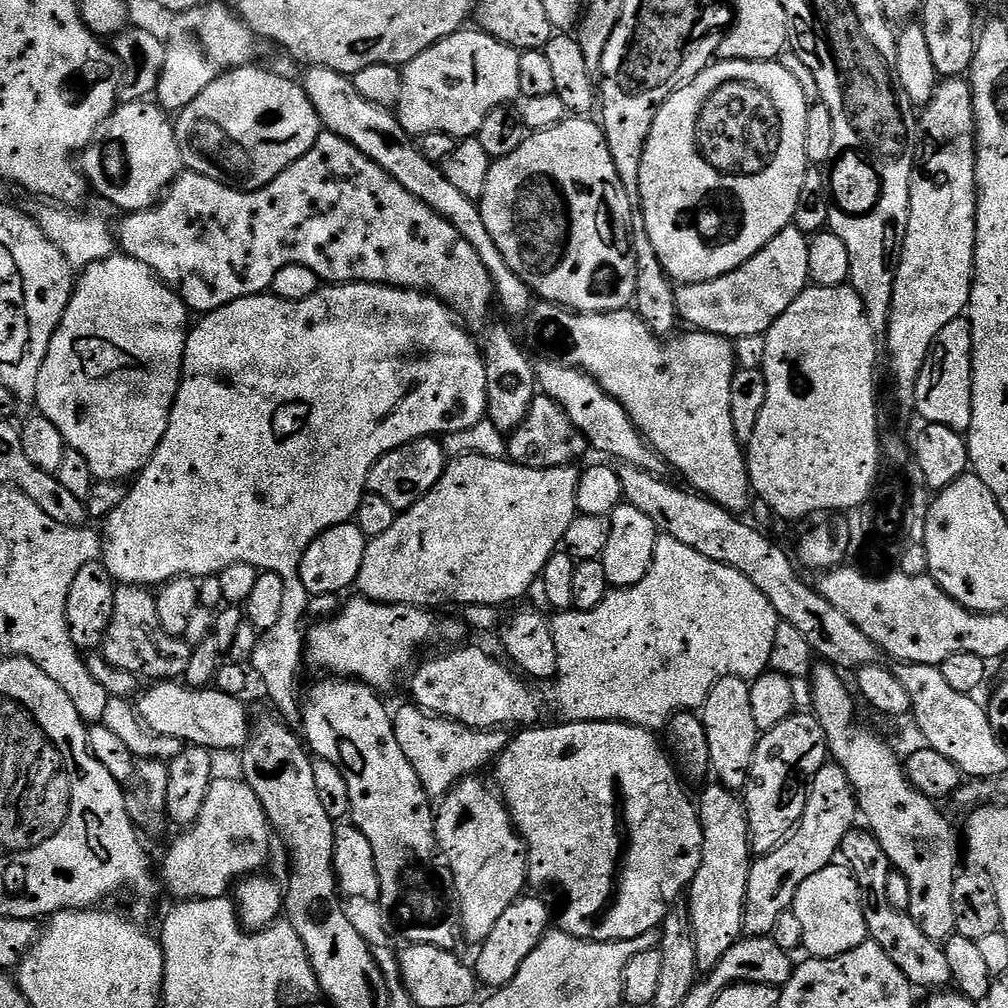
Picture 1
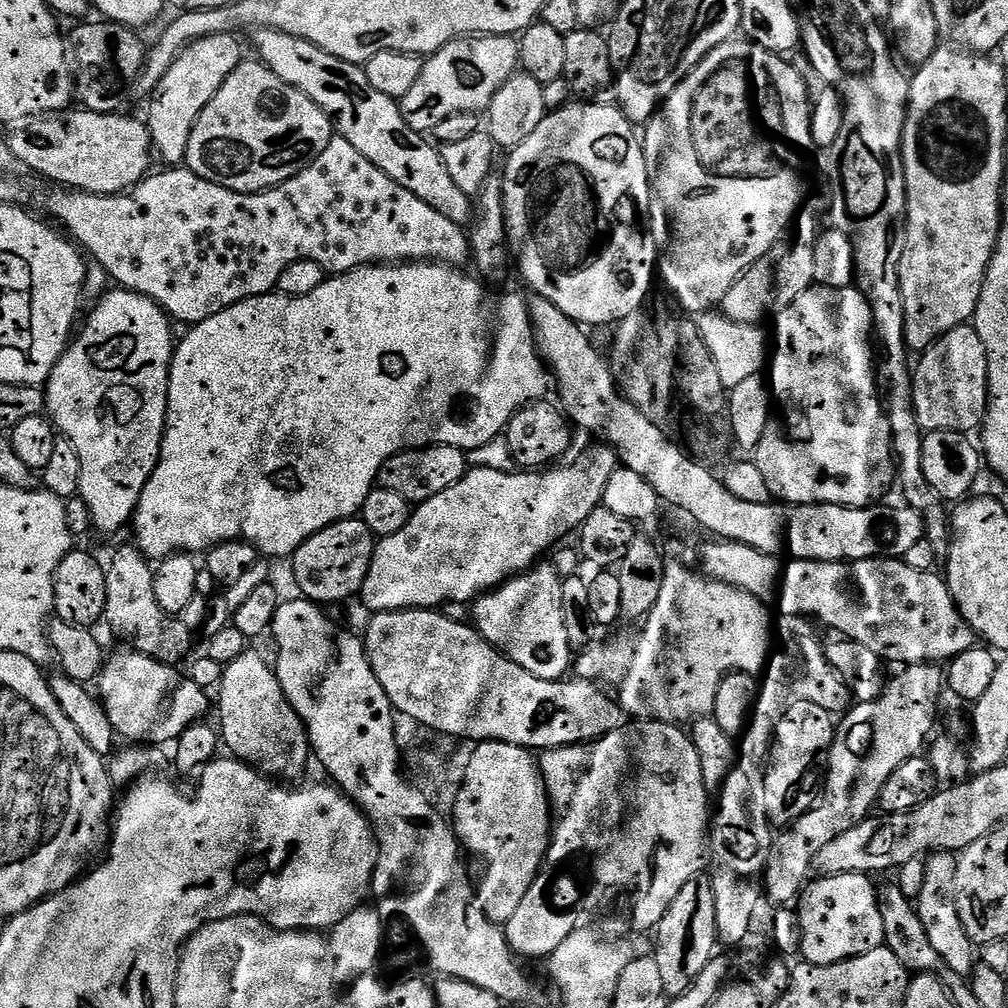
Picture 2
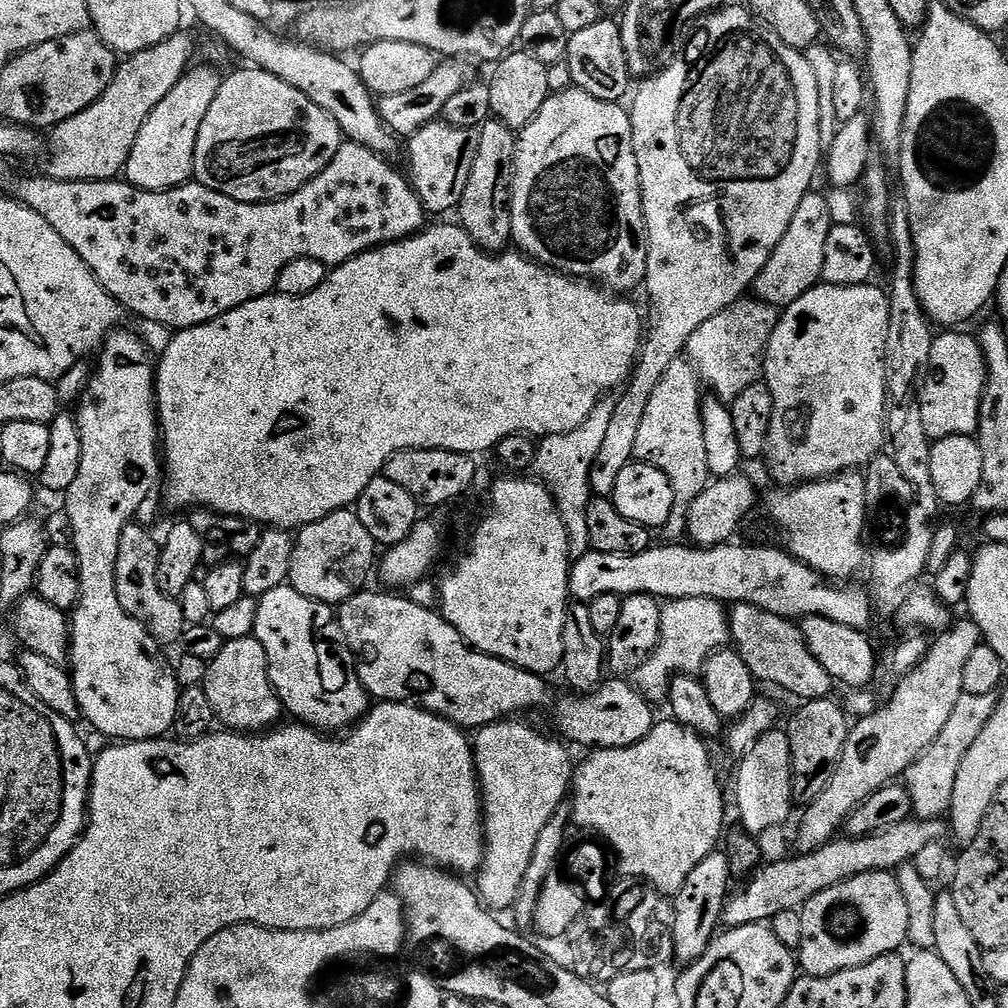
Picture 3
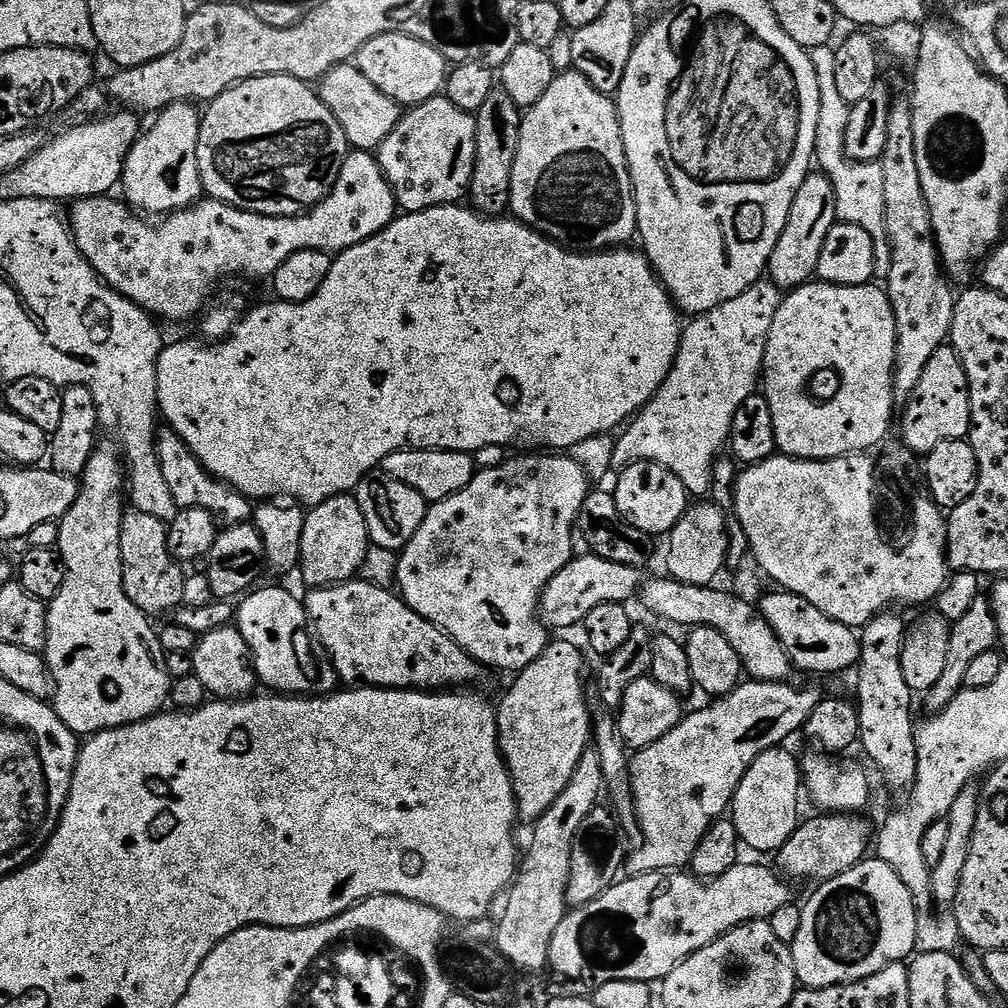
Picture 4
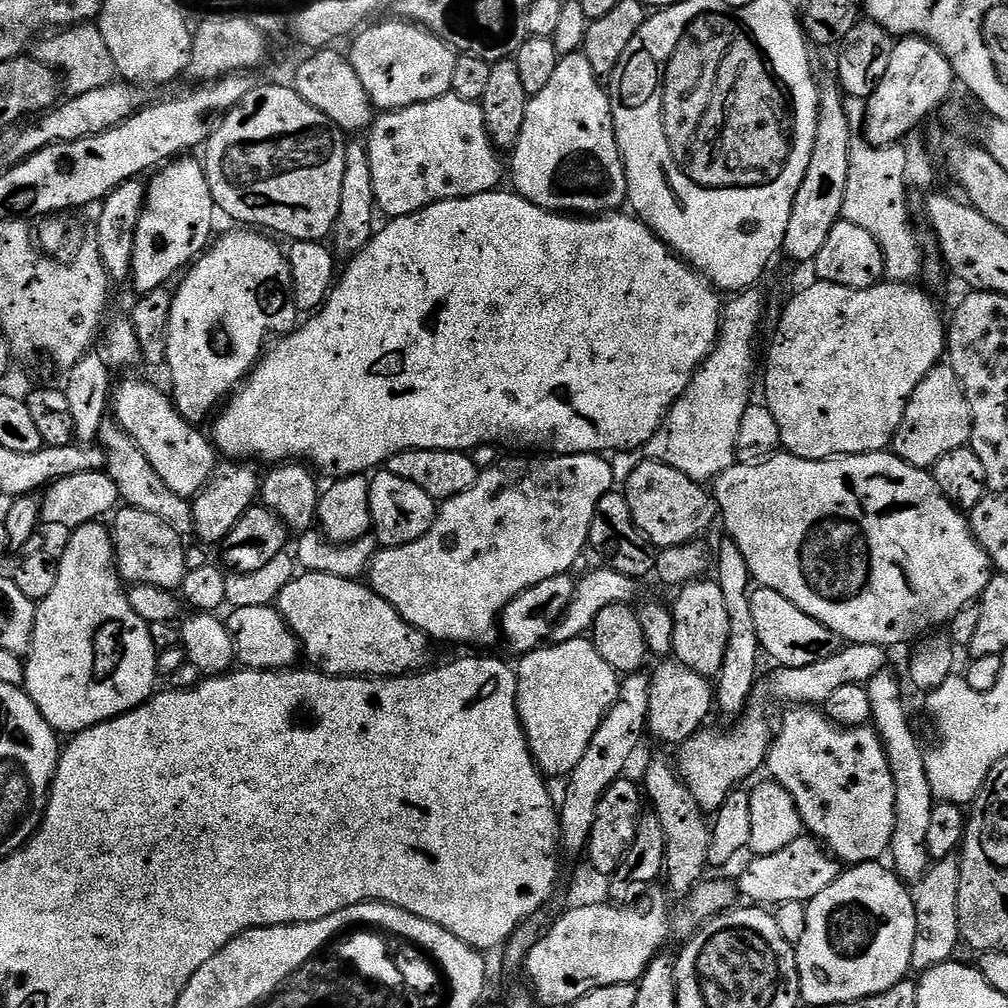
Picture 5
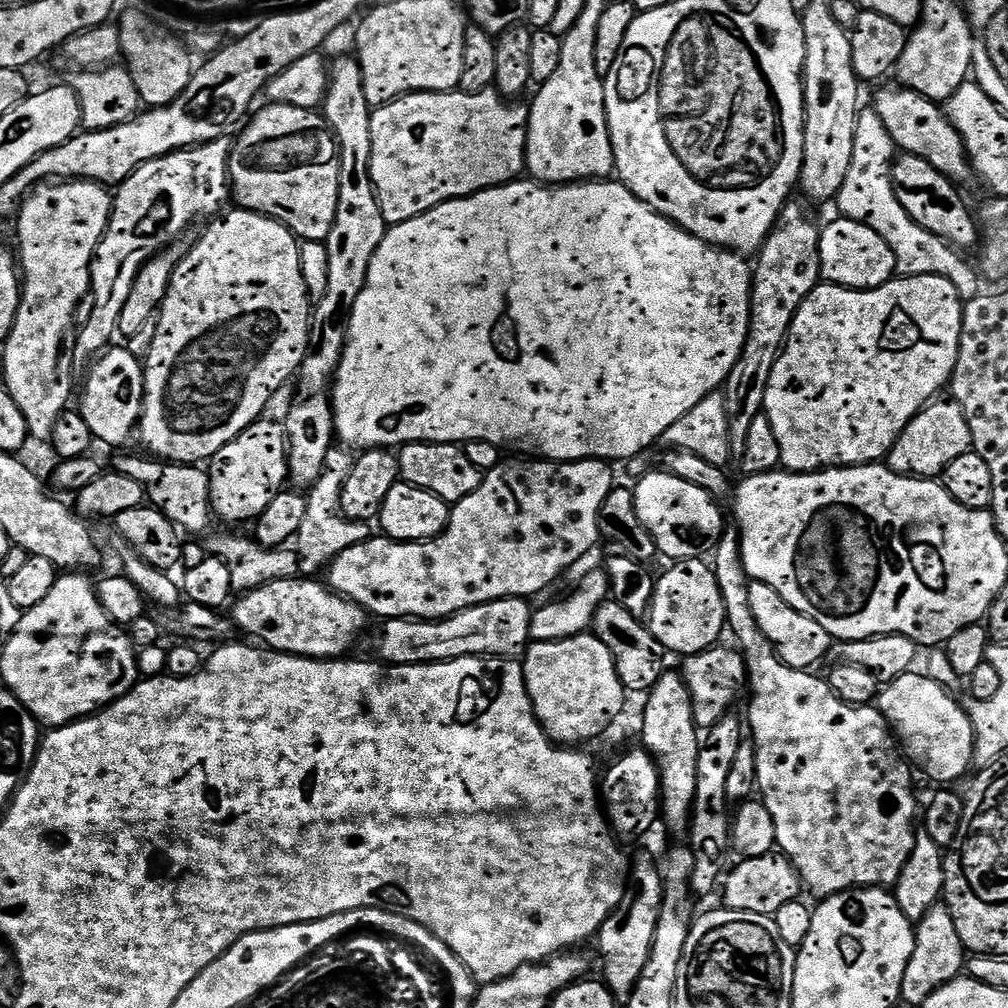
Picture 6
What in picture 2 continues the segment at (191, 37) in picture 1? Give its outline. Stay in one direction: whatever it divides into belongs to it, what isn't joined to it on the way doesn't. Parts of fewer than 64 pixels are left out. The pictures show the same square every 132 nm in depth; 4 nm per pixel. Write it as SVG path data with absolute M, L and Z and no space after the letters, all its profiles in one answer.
M232 34L207 36L196 40L166 70L162 82L158 82L156 91L151 93L146 123L152 139L152 151L165 160L165 165L180 166L185 163L184 155L190 142L190 134L196 125L196 119L206 110L210 98L222 90L222 82L242 63L240 44Z

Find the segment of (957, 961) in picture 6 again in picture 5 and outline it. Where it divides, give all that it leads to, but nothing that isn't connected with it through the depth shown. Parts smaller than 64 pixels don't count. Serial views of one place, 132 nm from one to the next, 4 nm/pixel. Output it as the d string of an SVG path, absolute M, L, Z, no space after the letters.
M956 856L937 860L924 873L912 892L916 933L914 934L913 973L919 974L939 964L949 963L957 948L961 947L958 926L958 886L960 885L960 862Z

